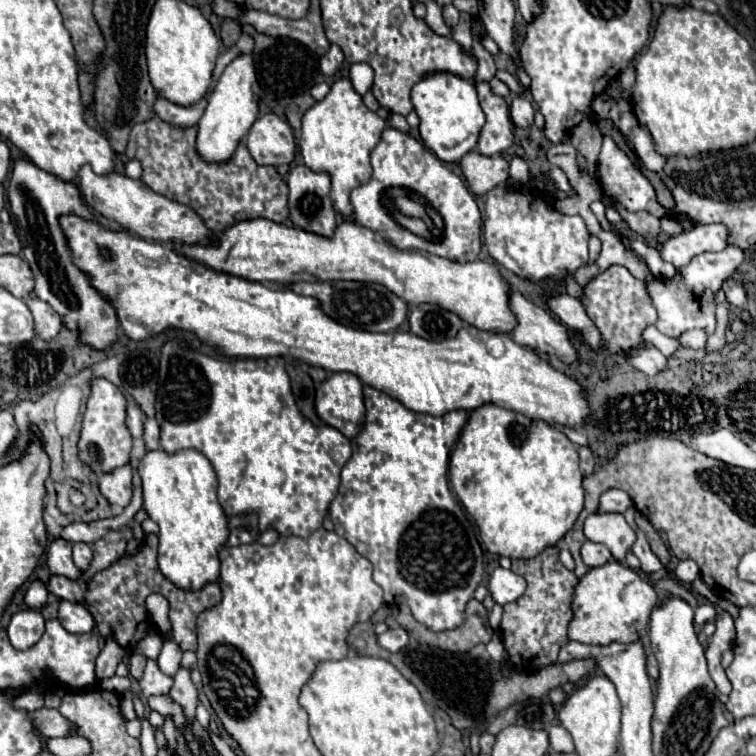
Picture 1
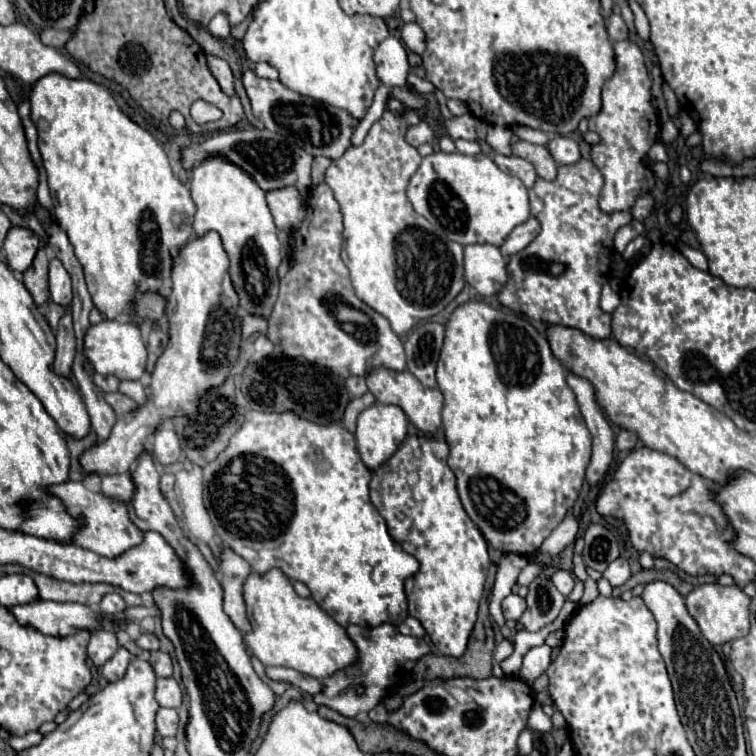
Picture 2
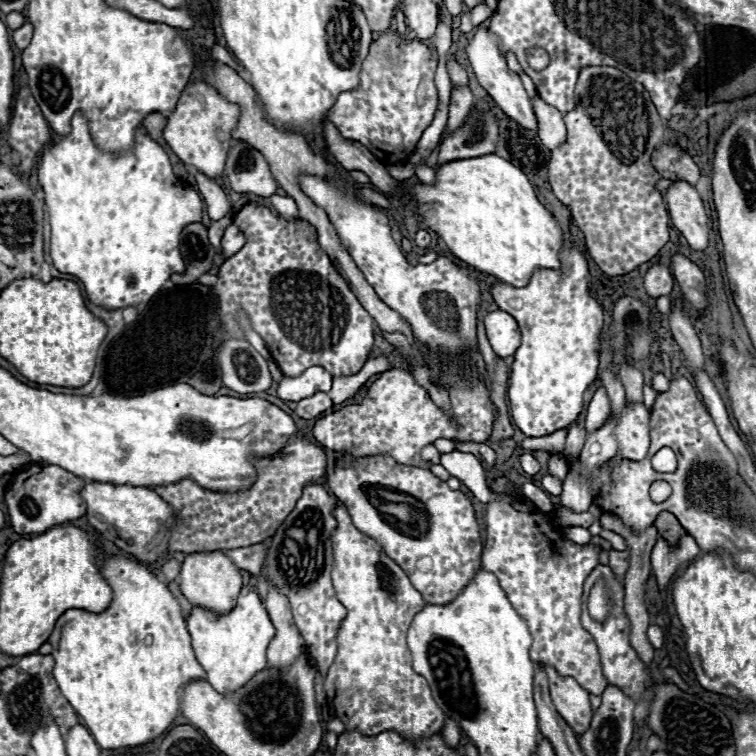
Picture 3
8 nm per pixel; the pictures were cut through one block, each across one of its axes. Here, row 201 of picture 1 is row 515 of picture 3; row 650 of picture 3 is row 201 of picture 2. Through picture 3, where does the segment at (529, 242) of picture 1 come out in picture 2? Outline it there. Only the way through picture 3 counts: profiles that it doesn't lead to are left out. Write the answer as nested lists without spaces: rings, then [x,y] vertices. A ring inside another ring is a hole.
[[[584,158],[570,166],[558,166],[558,176],[552,182],[546,182],[542,178],[536,180],[534,188],[530,190],[530,206],[532,214],[540,220],[542,230],[522,252],[510,256],[508,260],[510,280],[498,292],[498,300],[504,306],[528,316],[530,320],[576,328],[596,340],[612,338],[612,328],[610,328],[612,314],[604,314],[604,310],[600,310],[600,290],[602,284],[608,282],[610,256],[614,250],[614,234],[618,232],[618,228],[632,222],[632,214],[628,210],[616,214],[604,214],[598,208],[598,196],[602,186],[604,178],[600,170],[594,166],[592,160]]]

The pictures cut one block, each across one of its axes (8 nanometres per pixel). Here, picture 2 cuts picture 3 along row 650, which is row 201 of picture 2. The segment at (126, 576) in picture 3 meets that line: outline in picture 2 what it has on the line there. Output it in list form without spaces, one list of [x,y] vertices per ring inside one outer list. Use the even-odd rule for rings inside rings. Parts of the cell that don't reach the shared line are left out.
[[[48,74],[34,84],[30,100],[30,116],[38,128],[38,148],[48,174],[54,216],[68,234],[76,258],[84,268],[94,306],[108,320],[120,314],[134,314],[136,292],[162,292],[170,284],[170,253],[196,237],[193,230],[196,207],[189,187],[174,176],[160,142],[122,112],[108,88],[86,78],[70,80],[60,74]]]

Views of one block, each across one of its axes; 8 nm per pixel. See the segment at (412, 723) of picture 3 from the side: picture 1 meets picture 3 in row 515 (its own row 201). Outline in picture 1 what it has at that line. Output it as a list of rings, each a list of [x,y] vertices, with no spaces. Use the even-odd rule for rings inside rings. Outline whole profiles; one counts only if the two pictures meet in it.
[[[340,78],[330,86],[330,92],[324,100],[316,102],[304,116],[302,116],[302,130],[298,138],[298,150],[304,158],[304,164],[312,170],[324,170],[332,178],[330,198],[334,208],[342,214],[352,214],[350,206],[350,190],[368,182],[372,174],[370,166],[370,152],[372,146],[380,140],[384,130],[384,120],[370,112],[362,96],[358,96],[352,88],[348,78]]]

